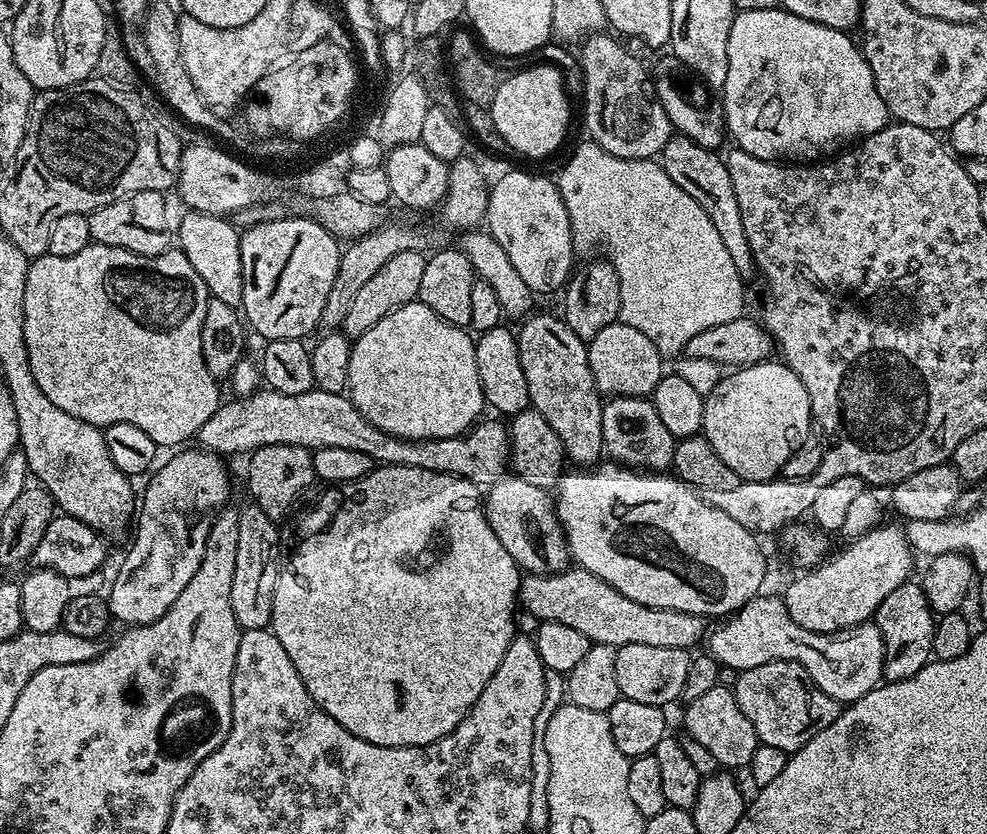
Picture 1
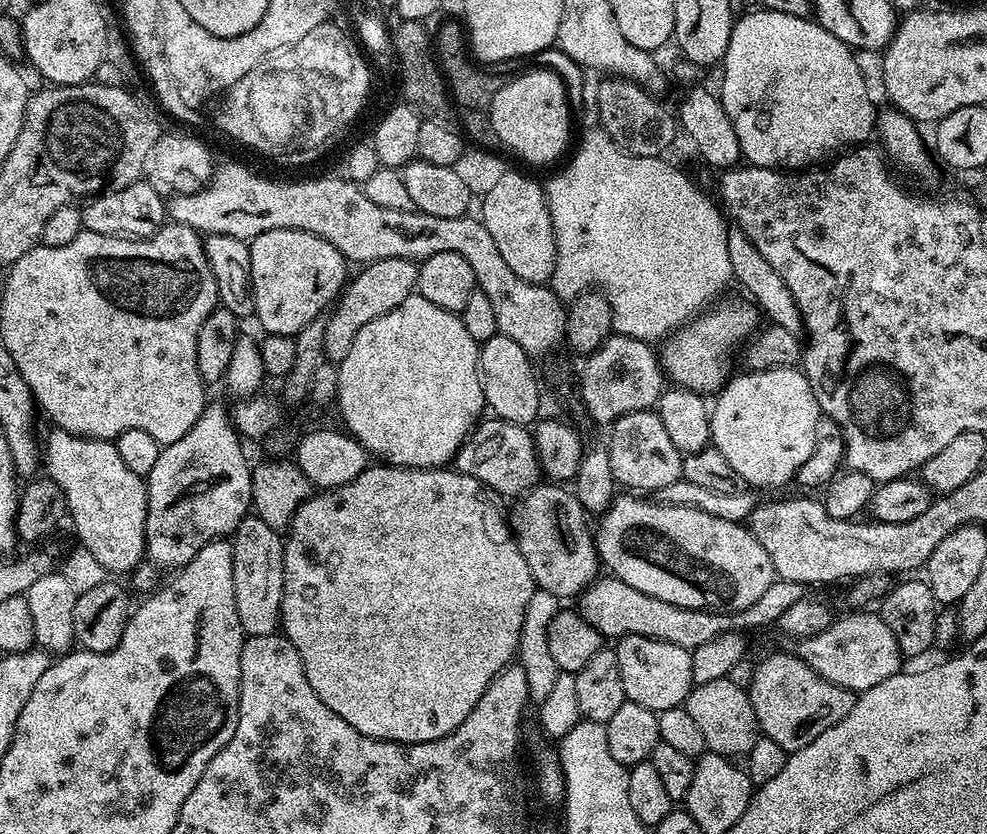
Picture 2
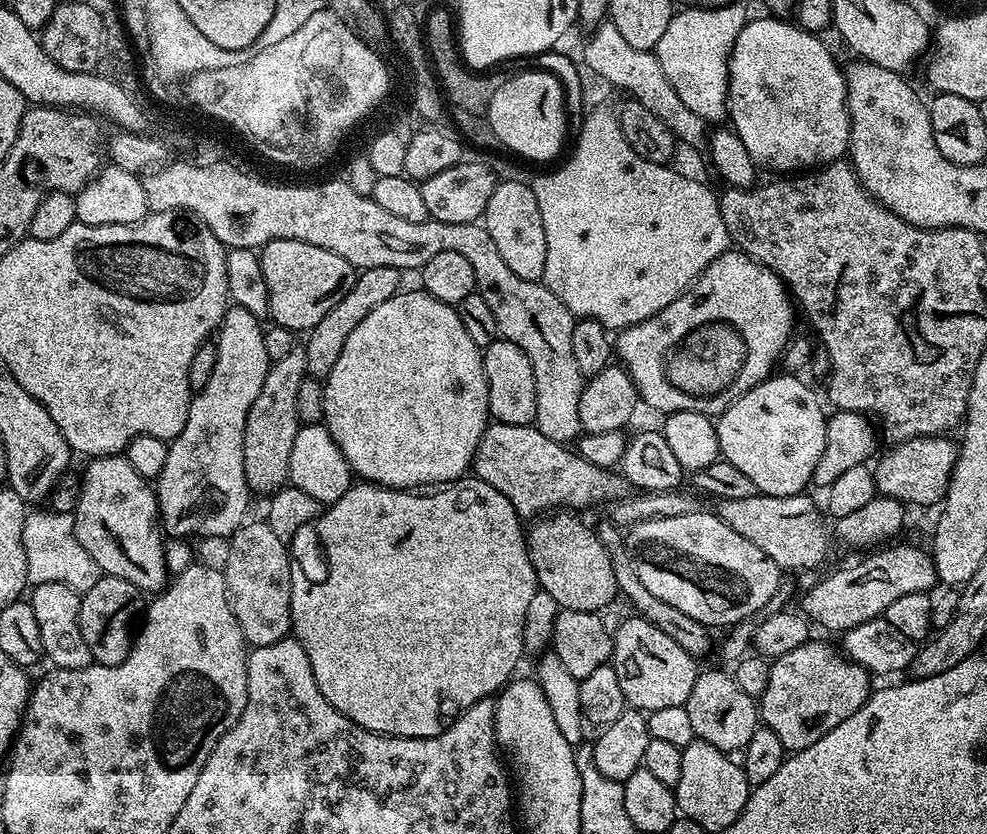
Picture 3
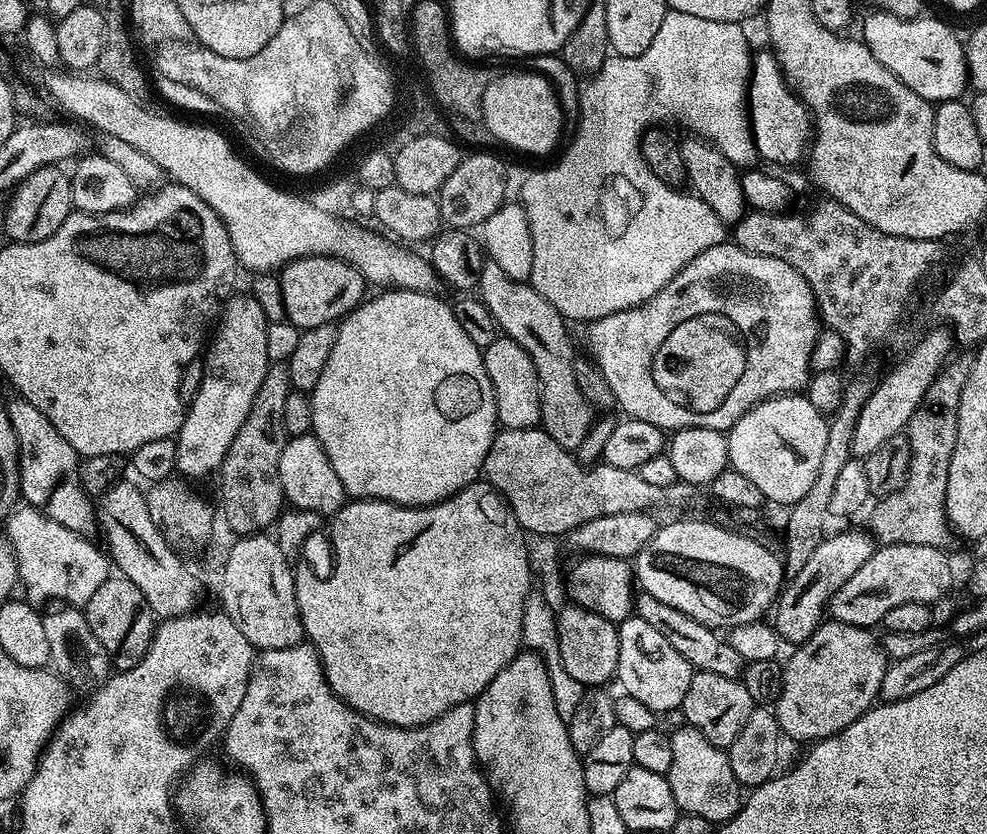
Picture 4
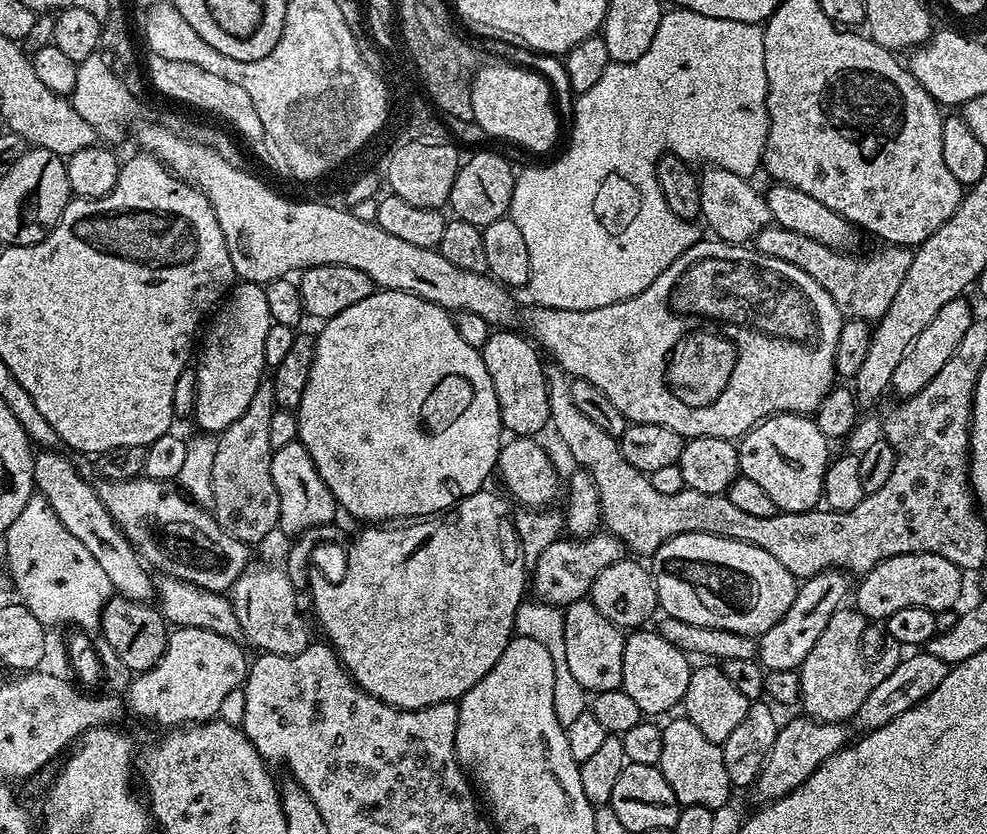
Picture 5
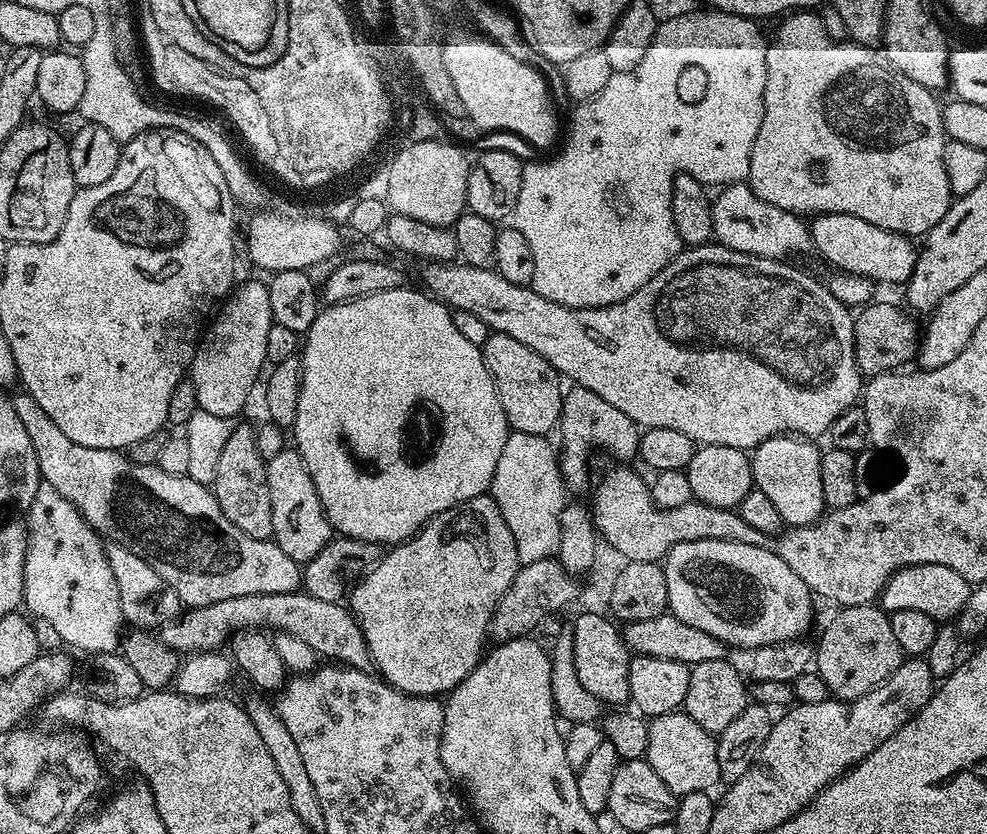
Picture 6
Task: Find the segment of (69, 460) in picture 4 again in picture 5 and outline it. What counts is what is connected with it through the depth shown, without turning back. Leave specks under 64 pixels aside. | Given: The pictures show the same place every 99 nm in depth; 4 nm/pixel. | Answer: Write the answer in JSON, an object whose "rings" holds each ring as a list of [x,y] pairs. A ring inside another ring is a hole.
{"rings":[[[40,450],[34,456],[34,478],[39,495],[50,502],[54,514],[94,558],[98,558],[98,566],[110,578],[112,591],[115,595],[125,596],[131,600],[151,601],[154,596],[154,576],[141,559],[136,547],[131,544],[121,532],[120,527],[110,518],[106,506],[100,500],[100,493],[91,488],[82,477],[76,473],[76,468],[57,450]]]}

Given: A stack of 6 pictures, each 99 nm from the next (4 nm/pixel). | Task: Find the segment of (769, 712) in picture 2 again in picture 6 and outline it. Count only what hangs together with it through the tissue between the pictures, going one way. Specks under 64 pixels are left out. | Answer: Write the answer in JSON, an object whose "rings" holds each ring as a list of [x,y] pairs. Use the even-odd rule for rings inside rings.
{"rings":[[[875,603],[859,604],[849,608],[840,608],[837,616],[824,628],[820,636],[820,645],[817,643],[814,648],[814,670],[824,679],[829,693],[837,700],[857,700],[870,690],[874,690],[902,662],[902,653],[898,646],[898,638],[894,638],[894,630],[890,630],[890,616],[883,608]]]}

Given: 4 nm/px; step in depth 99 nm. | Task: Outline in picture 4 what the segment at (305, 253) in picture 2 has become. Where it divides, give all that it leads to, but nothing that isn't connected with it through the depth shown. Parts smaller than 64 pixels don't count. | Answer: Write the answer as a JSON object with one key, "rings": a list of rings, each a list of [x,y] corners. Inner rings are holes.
{"rings":[[[303,256],[279,269],[282,306],[288,323],[306,329],[339,322],[365,299],[366,281],[352,264],[333,256]]]}

